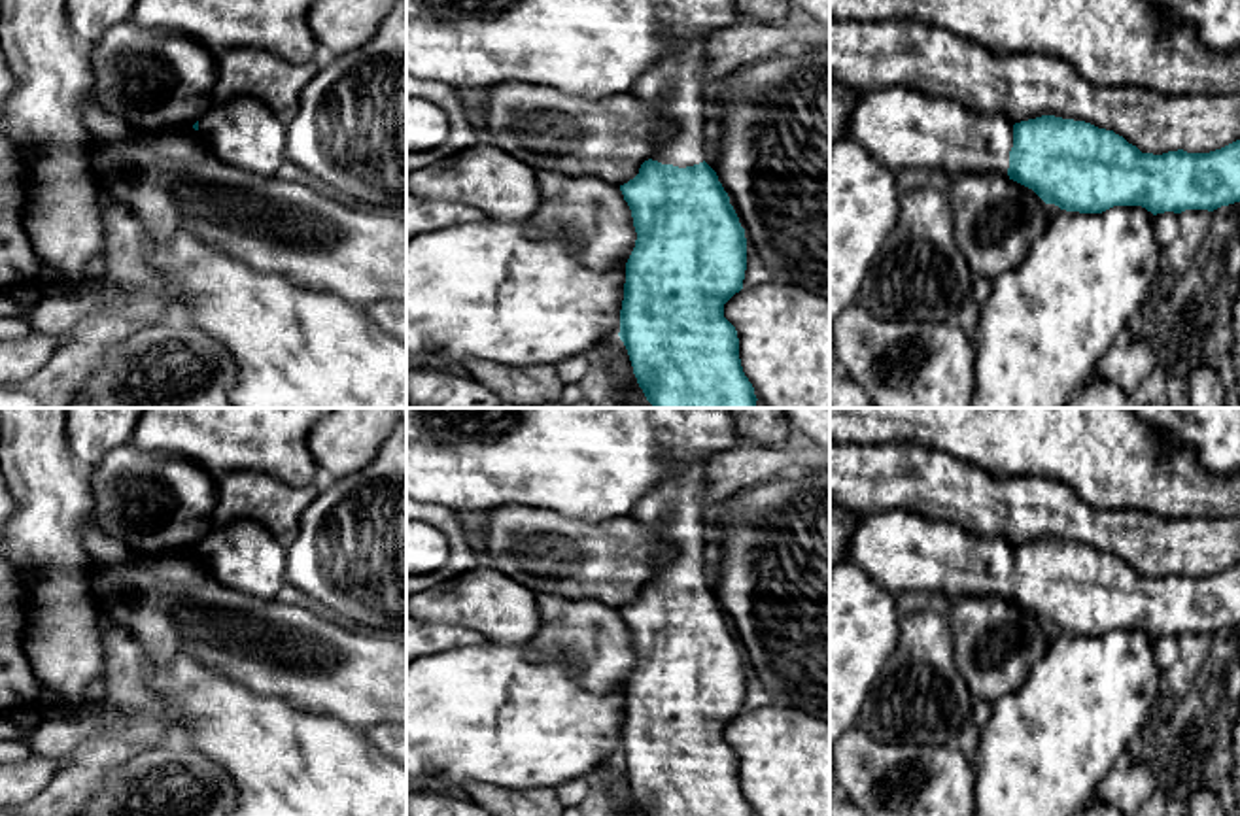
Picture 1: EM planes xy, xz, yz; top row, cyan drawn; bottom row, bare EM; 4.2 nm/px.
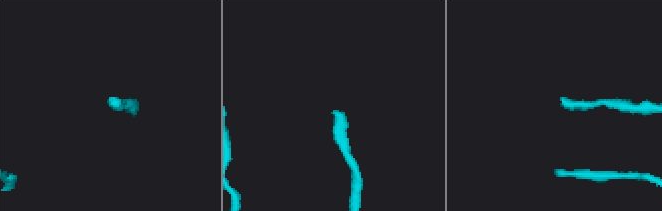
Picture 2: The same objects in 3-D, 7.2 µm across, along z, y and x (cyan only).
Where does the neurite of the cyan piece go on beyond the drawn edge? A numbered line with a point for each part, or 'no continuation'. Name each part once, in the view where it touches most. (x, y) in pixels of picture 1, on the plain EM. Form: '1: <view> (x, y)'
1: xz (675, 509)

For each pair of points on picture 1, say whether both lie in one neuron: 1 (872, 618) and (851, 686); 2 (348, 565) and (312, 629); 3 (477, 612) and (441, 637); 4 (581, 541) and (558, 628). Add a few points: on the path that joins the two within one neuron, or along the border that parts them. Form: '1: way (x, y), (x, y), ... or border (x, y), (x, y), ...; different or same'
1: way (855, 635), (851, 639), (851, 669); same
2: border (320, 611), (356, 628), (365, 628); different
3: border (426, 622), (469, 628), (486, 641); different
4: border (537, 594), (594, 597), (609, 607); different

